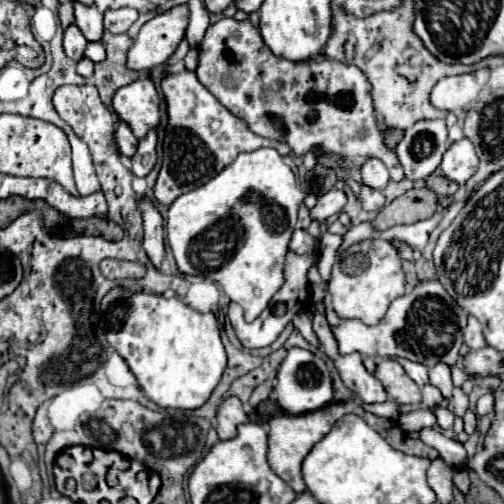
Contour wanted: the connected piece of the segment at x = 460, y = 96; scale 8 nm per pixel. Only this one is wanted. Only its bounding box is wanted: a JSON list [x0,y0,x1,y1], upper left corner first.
[432,69,490,111]

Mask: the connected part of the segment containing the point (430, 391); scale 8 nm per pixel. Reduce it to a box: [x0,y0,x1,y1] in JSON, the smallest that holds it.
[422,385,442,407]

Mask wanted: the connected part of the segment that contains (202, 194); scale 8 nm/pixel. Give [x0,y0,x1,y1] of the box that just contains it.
[166,149,304,321]

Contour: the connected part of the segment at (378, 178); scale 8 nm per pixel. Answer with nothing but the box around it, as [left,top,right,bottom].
[360,159,390,189]

